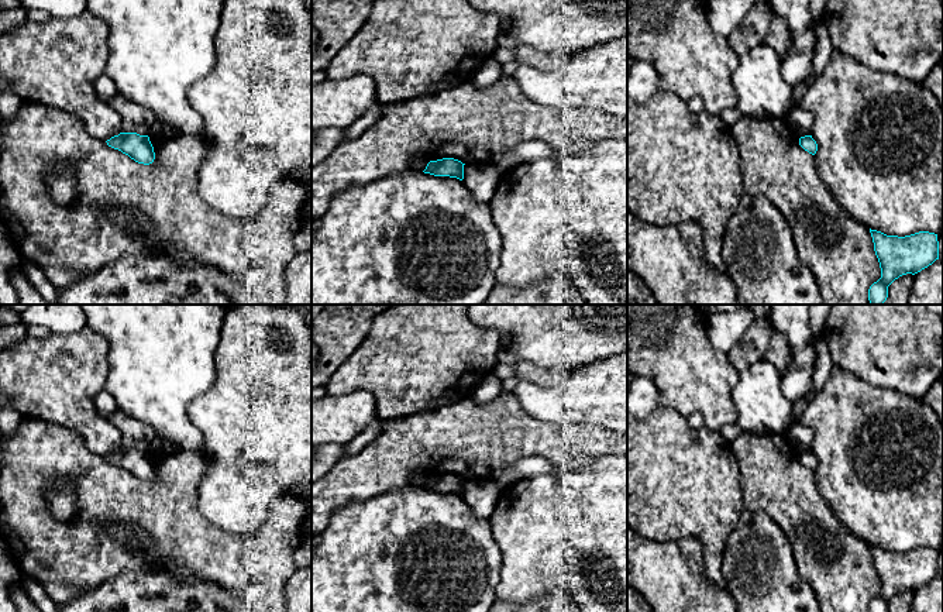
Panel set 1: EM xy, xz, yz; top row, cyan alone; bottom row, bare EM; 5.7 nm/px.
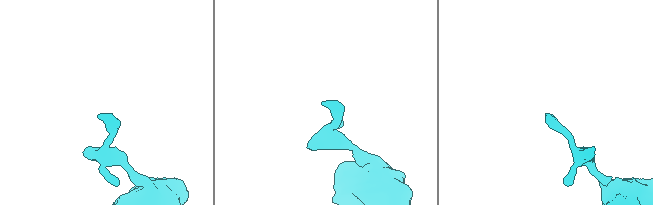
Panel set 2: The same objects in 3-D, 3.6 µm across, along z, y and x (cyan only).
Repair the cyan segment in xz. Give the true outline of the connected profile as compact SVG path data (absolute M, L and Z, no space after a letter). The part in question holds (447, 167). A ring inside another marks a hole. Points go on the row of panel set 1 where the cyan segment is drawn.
M443 158L437 161L430 161L423 172L434 175L434 176L450 176L450 178L457 178L462 180L464 179L464 165L465 164L462 164L458 159Z

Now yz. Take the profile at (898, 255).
M871 230L874 251L880 262L881 278L868 289L871 305L882 305L888 286L902 275L918 274L939 259L937 234L919 231L911 235L887 235Z

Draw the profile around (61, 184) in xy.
M52 165L45 178L47 190L52 202L61 207L70 207L78 197L75 169L69 165Z

